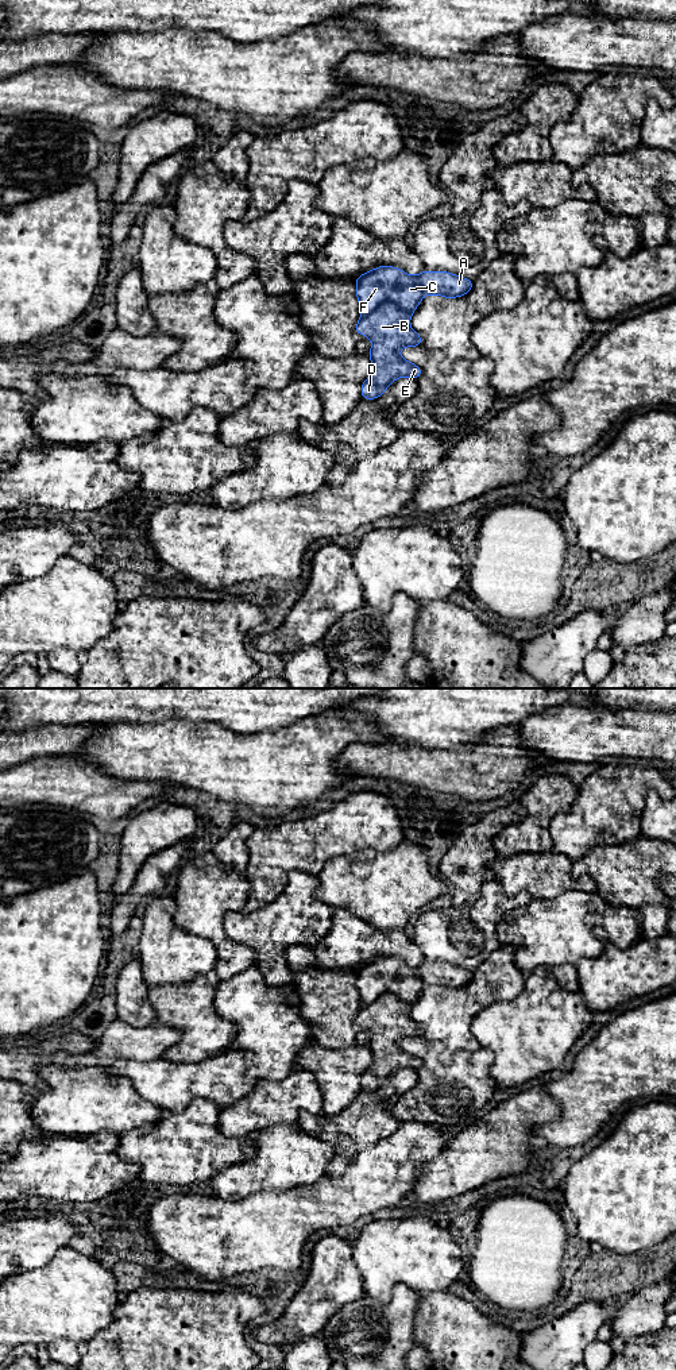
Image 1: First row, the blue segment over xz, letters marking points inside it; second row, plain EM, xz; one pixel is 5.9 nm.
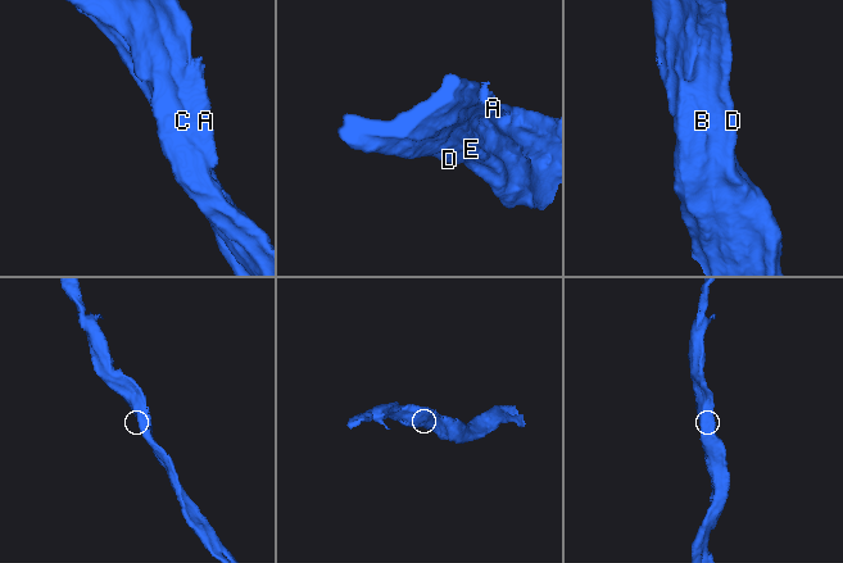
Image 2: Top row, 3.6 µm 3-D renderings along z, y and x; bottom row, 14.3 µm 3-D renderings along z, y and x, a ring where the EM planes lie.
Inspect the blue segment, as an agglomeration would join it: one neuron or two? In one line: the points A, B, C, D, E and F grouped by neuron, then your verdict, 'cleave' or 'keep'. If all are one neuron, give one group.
A C F / B D E; cleave

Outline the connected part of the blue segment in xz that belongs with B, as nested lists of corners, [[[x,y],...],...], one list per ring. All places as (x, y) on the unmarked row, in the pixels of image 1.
[[[383,993],[375,1002],[362,1006],[355,1023],[366,1026],[372,1033],[368,1047],[372,1053],[372,1064],[362,1074],[363,1091],[381,1088],[389,1076],[397,1069],[416,1069],[422,1061],[405,1050],[398,1042],[403,1038],[422,1037],[421,1027],[409,1016],[412,1004],[394,993]]]

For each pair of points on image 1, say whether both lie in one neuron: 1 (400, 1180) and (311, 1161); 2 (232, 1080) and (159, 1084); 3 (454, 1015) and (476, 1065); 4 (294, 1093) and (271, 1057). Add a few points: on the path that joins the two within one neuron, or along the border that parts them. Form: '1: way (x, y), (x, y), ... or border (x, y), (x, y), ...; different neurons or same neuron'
1: border (325, 1174), (309, 1184), (296, 1187); different neurons
2: way (215, 1079), (190, 1079), (177, 1084); same neuron
3: border (481, 1046), (472, 1050), (452, 1052); different neurons
4: border (294, 1069), (279, 1080), (261, 1080); different neurons

